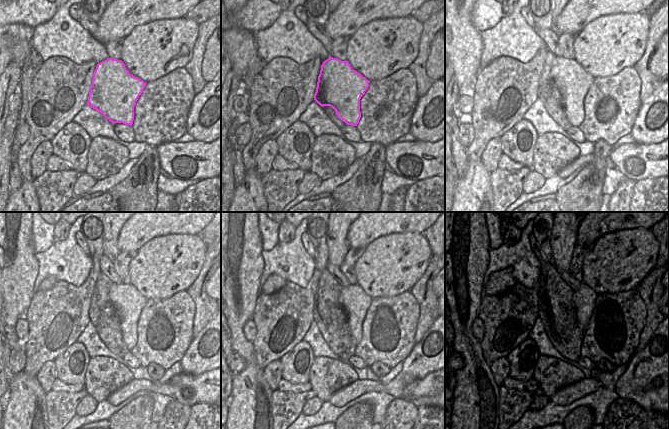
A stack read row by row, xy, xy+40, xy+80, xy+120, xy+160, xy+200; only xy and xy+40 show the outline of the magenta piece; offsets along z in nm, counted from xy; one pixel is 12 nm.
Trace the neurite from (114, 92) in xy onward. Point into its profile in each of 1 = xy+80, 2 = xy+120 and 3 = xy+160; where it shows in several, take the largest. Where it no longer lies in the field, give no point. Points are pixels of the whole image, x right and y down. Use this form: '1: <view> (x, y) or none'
1: xy+80 (573, 82)
2: xy+120 (128, 302)
3: xy+160 (355, 303)

